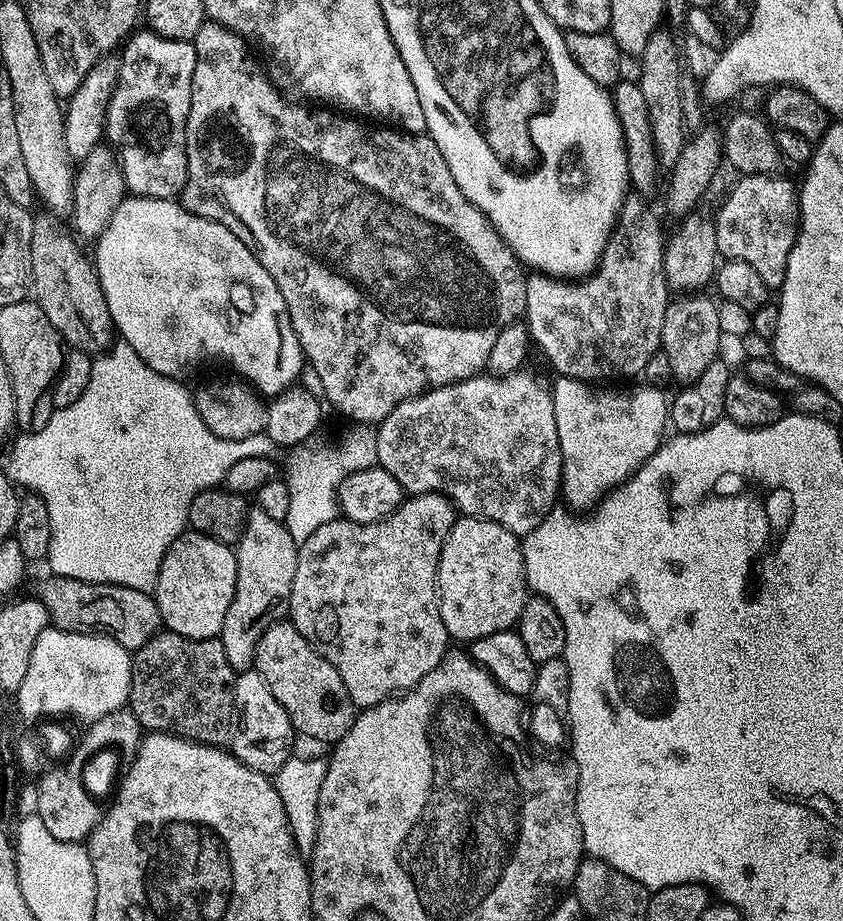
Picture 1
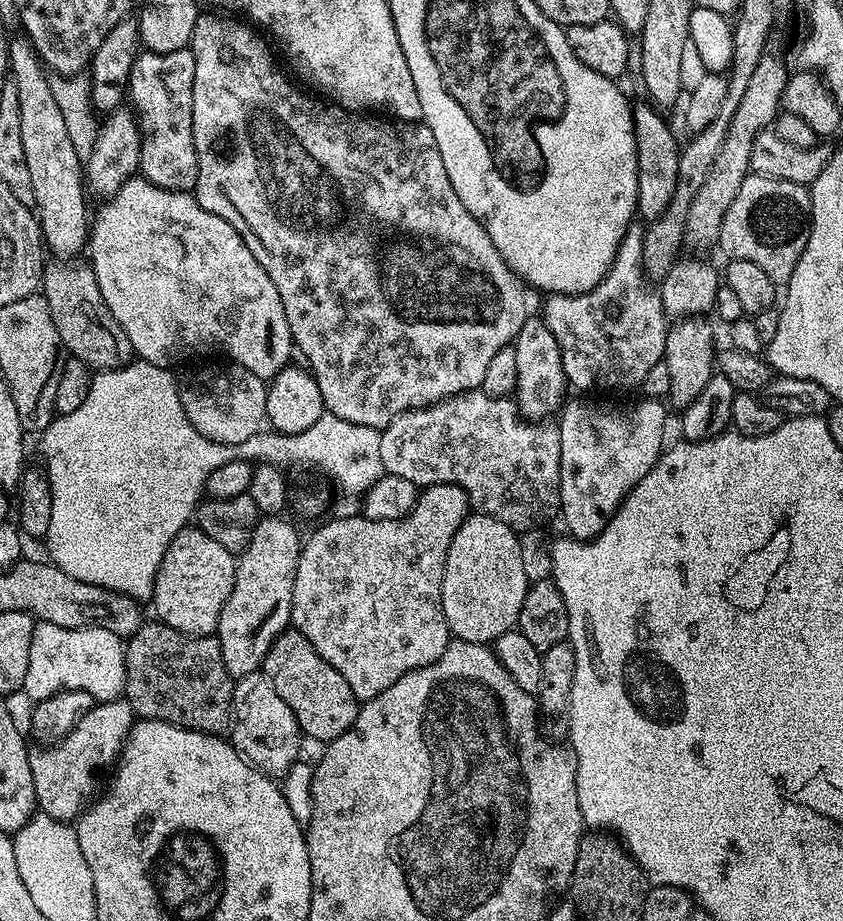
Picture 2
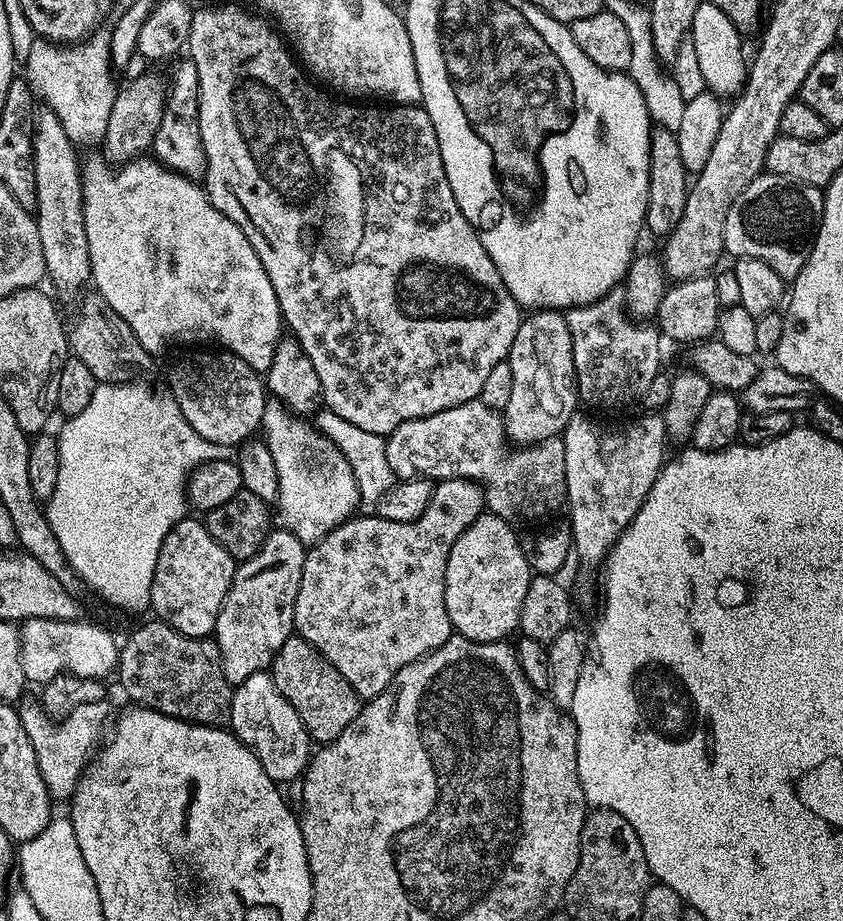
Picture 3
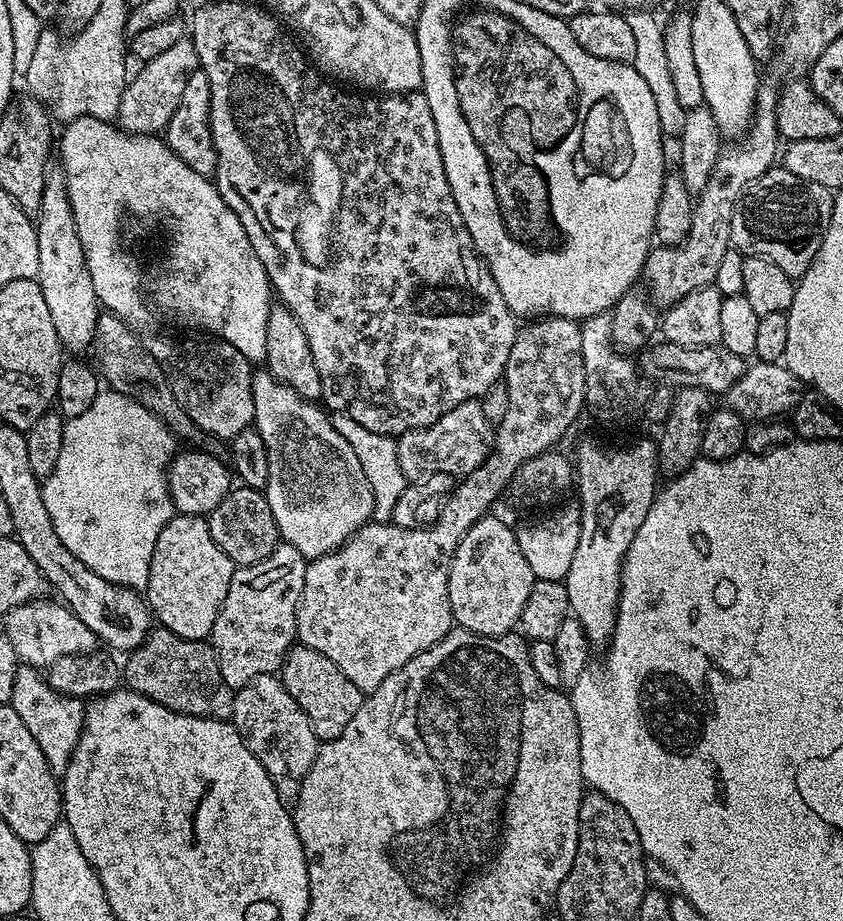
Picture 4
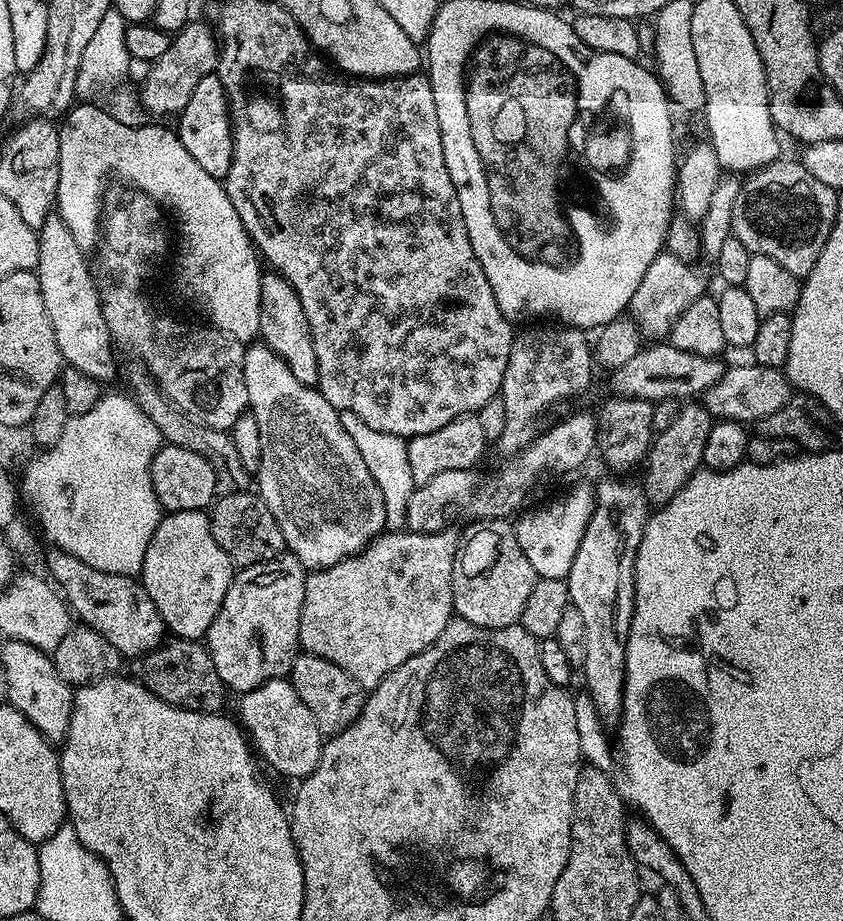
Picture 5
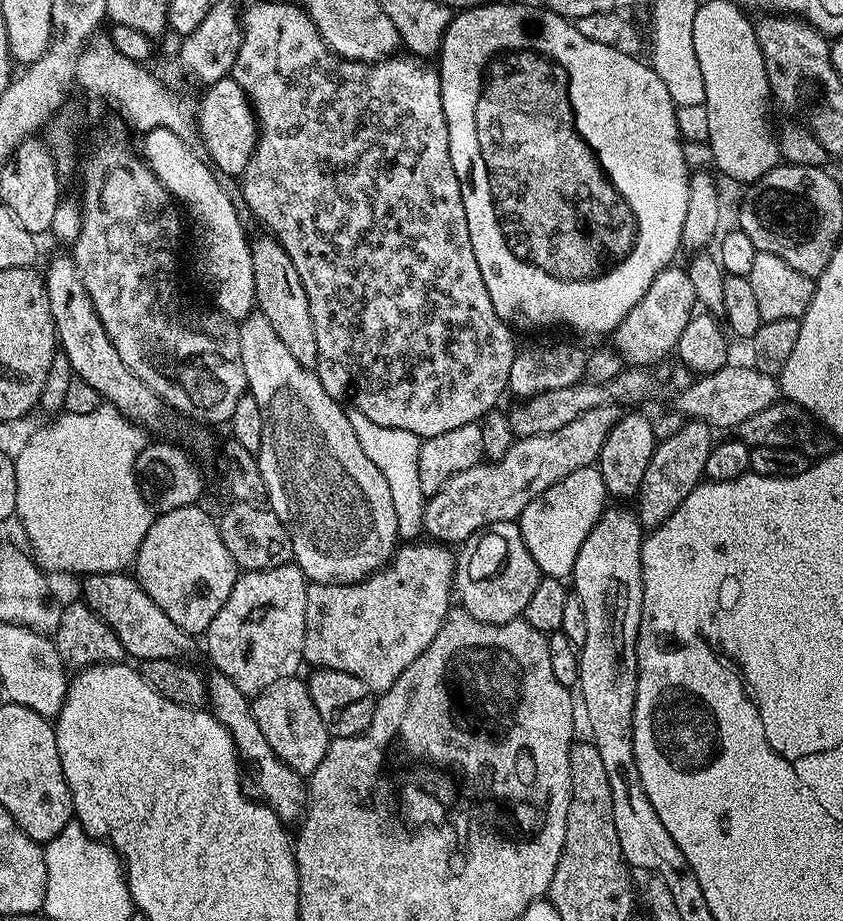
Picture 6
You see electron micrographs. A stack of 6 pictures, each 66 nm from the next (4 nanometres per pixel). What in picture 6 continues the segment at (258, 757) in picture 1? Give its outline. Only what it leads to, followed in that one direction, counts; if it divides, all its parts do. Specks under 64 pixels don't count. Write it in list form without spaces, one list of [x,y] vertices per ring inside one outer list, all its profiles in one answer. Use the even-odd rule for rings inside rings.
[[[300,678],[274,682],[274,686],[270,686],[252,700],[252,713],[254,722],[258,722],[258,730],[262,730],[262,738],[270,742],[270,750],[274,750],[274,754],[299,776],[311,776],[326,754],[330,737],[314,702],[310,699],[307,683]]]

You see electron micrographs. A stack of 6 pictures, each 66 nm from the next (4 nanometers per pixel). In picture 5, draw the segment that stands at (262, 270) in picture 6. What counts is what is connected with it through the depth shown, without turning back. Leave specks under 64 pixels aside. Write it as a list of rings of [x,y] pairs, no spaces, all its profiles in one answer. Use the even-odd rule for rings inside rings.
[[[275,270],[265,271],[260,277],[259,339],[275,356],[282,358],[286,366],[290,366],[290,374],[294,374],[298,382],[319,385],[318,354],[314,354],[314,338],[310,334],[310,322],[306,322],[306,310],[302,310],[294,286]]]

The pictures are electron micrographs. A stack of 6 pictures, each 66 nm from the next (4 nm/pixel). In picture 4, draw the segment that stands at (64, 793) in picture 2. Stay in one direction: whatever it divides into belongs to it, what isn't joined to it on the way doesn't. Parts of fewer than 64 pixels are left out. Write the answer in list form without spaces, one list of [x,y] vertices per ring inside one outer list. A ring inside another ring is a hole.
[[[20,666],[16,670],[10,706],[18,714],[18,718],[22,718],[26,730],[34,734],[34,742],[42,746],[42,754],[46,754],[46,762],[52,767],[53,772],[64,773],[74,746],[78,746],[78,738],[84,729],[85,701],[56,692],[42,675],[41,669]]]

